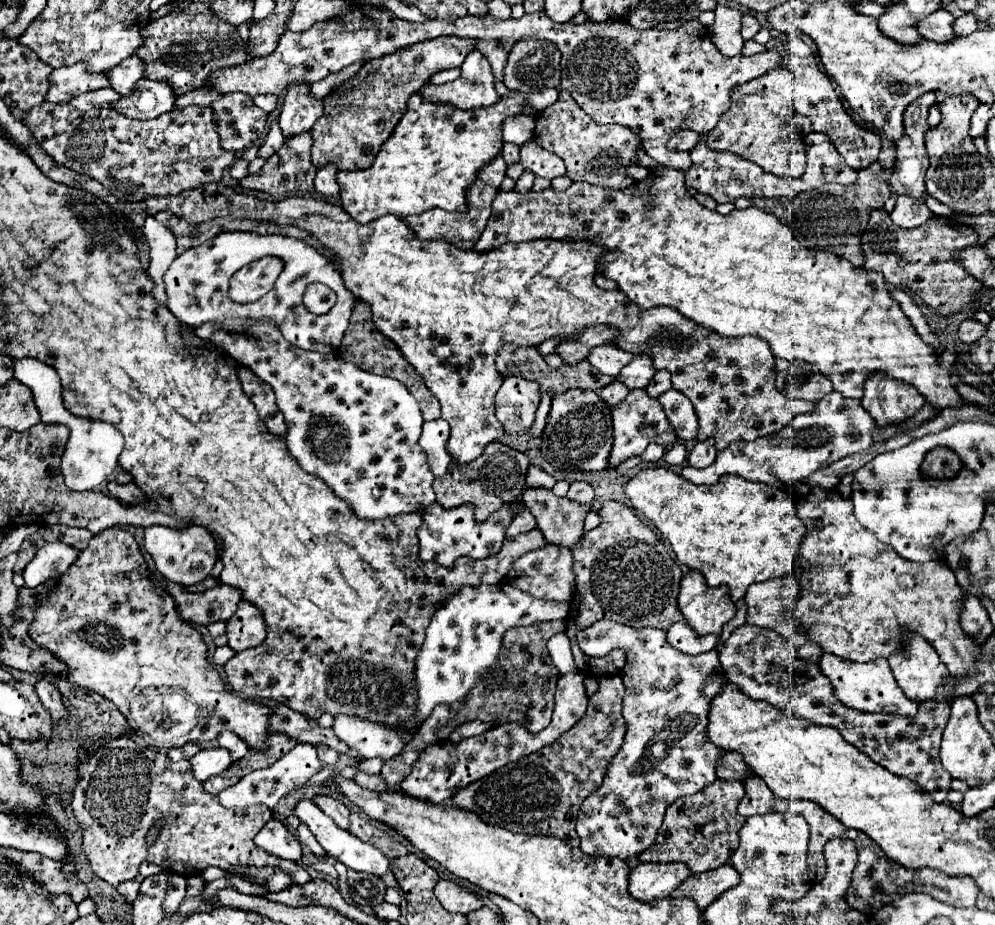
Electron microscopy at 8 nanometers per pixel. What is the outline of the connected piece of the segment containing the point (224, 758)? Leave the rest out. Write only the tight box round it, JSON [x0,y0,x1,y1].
[190,748,232,782]

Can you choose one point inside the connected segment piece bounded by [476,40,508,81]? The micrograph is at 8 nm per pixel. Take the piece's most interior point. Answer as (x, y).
(496, 55)

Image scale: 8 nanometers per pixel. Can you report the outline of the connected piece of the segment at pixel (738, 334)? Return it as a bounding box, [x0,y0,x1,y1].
[476,166,960,408]

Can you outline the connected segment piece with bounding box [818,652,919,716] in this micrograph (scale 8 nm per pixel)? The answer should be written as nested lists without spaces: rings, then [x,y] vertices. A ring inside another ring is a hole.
[[[822,654],[820,670],[826,674],[834,686],[836,698],[850,708],[862,710],[862,712],[890,712],[890,714],[900,714],[900,716],[914,716],[918,711],[919,704],[914,700],[908,700],[904,692],[900,692],[900,686],[896,684],[896,678],[892,674],[892,668],[888,666],[888,660],[872,660],[866,664],[860,662],[850,662],[834,654]]]

